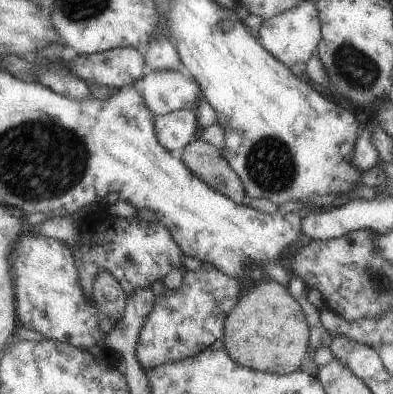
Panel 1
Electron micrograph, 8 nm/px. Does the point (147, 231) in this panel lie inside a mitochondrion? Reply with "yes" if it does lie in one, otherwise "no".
no

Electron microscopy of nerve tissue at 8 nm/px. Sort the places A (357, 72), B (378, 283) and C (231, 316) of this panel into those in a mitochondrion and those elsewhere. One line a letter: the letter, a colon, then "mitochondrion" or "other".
A: mitochondrion
B: mitochondrion
C: other

